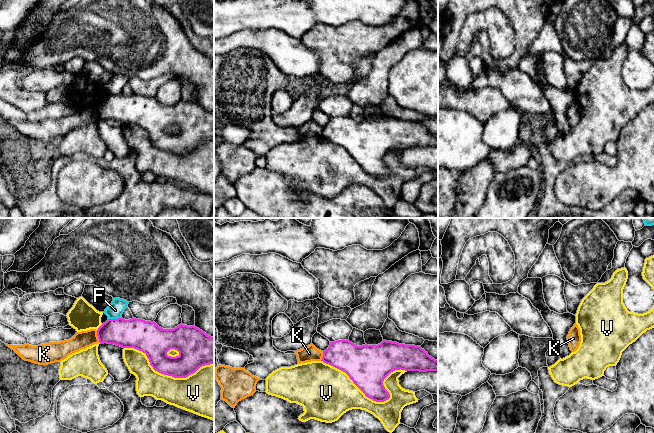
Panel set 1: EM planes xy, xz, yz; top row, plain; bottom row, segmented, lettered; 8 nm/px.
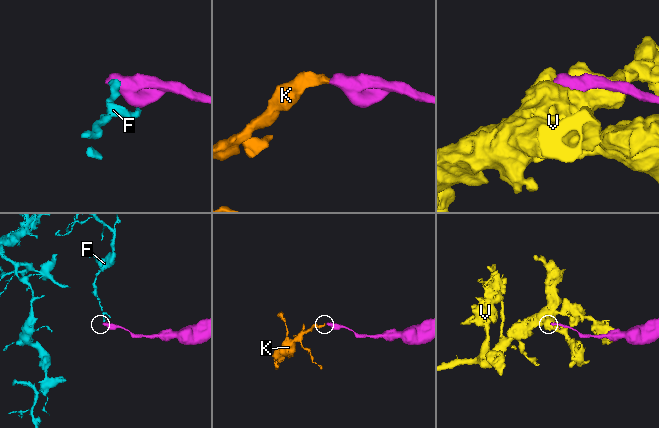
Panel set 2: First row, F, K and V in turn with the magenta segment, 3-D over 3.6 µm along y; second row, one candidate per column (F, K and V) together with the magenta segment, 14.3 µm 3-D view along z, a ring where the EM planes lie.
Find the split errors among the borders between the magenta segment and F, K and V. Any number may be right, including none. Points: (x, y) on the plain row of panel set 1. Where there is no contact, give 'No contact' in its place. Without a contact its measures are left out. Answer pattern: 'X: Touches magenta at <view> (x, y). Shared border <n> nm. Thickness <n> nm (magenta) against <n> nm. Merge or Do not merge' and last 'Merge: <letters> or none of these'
F: Touches magenta at xy (114, 95). Shared border 110 nm. Thickness 240 nm (magenta) against 130 nm. Do not merge
K: Touches magenta at xy (97, 111). Shared border 110 nm. Thickness 220 nm (magenta) against 140 nm. Do not merge
V: Touches magenta at xz (374, 176). Shared border 700 nm. Thickness 300 nm (magenta) against 240 nm. Do not merge
Merge: none of these

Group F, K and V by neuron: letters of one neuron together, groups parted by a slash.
F / K / V

